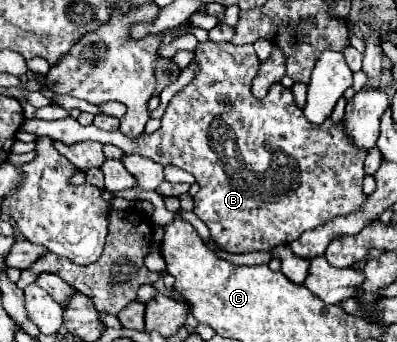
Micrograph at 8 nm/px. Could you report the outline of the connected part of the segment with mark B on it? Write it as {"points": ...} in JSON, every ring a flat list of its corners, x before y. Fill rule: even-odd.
{"points":[[208,40,206,44,196,46,194,60,200,64,200,72,190,86,170,100,170,110,164,110,160,130,154,134,128,138,120,130,104,132,94,124,80,126,74,118,54,122,26,120,22,130,36,136,50,136,64,144,76,144,84,140,114,144,124,152,140,154,162,166,172,164,194,174,196,182,200,184,200,192,194,196,194,214,210,228,212,240,228,252,268,252,278,244,294,242,306,230,314,230,336,216,352,214,362,208,364,200,368,200,368,196,362,192,362,180,366,176,364,160,368,154,356,148,354,140,344,128,344,120,336,124,330,118,320,126,312,124,304,116,302,108,298,108,294,102,292,90,284,88,282,84,274,84,264,98,252,96,250,88,256,72,260,70,260,60,250,44,234,46,230,42,214,44]]}

